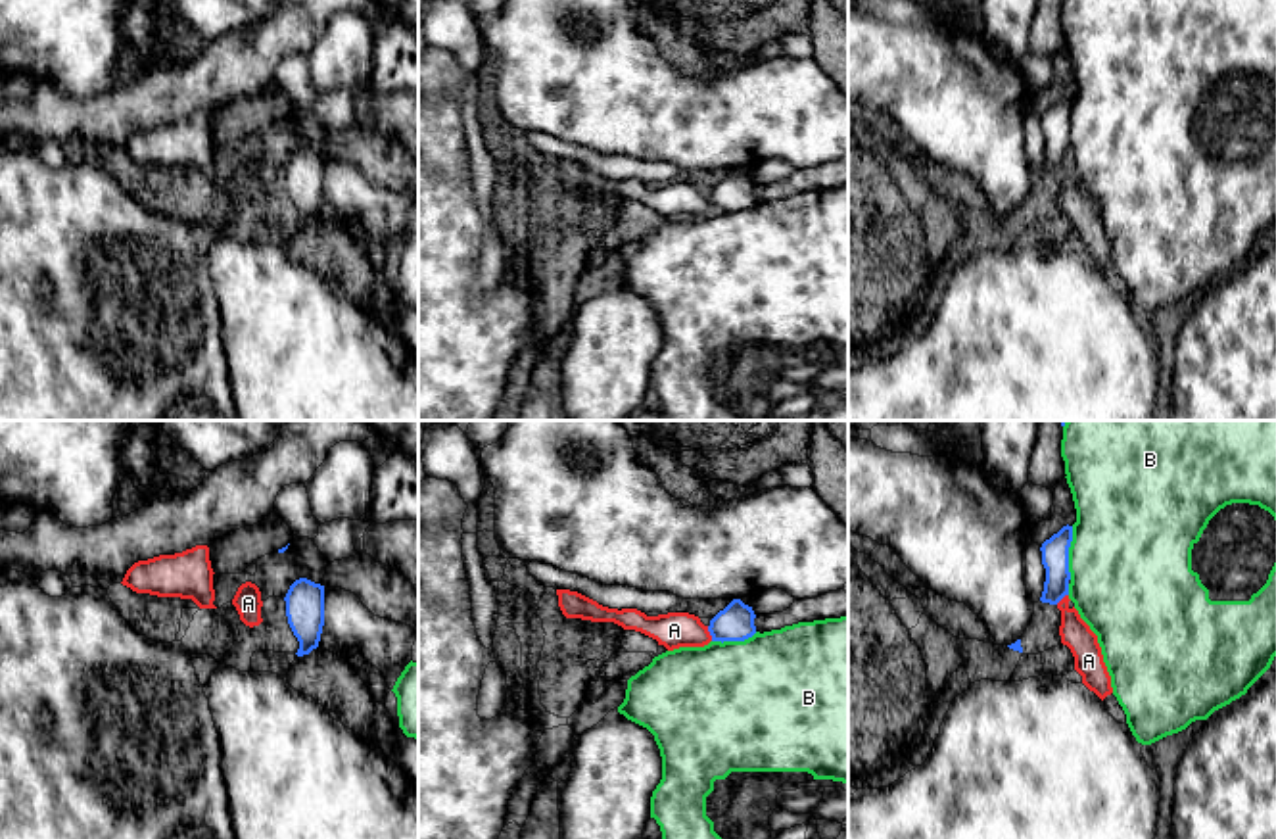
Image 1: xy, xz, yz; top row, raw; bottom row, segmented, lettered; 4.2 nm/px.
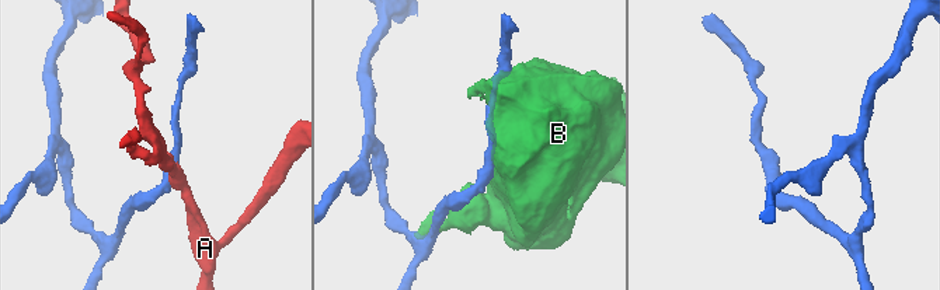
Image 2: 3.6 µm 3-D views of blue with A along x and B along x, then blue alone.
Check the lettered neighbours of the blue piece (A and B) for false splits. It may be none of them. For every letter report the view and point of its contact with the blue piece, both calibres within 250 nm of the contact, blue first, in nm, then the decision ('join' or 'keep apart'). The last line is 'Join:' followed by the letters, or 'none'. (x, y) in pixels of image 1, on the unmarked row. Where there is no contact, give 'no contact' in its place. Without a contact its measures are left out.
A: xz (710, 204) | 160/150 nm | keep apart
B: yz (1067, 123) | 110/500 nm | keep apart
Join: none

